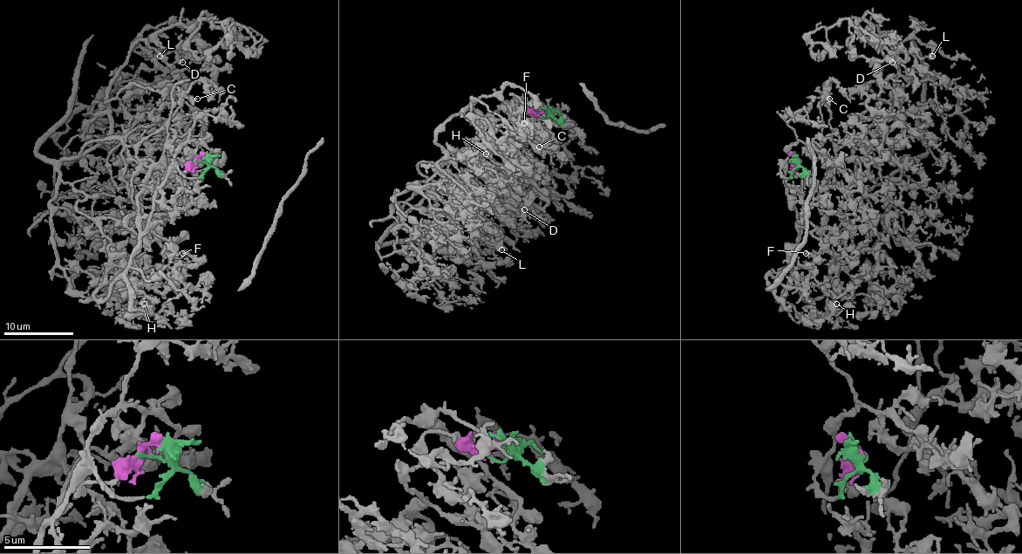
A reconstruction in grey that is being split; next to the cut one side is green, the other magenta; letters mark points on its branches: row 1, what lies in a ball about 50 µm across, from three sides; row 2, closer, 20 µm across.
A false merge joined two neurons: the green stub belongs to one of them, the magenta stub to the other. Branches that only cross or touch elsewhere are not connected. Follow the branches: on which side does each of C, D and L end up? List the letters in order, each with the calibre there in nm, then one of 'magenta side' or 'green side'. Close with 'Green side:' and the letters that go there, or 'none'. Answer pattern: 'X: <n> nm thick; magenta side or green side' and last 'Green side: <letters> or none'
C: 110 nm thick; magenta side
D: 240 nm thick; magenta side
L: 120 nm thick; magenta side
Green side: none

